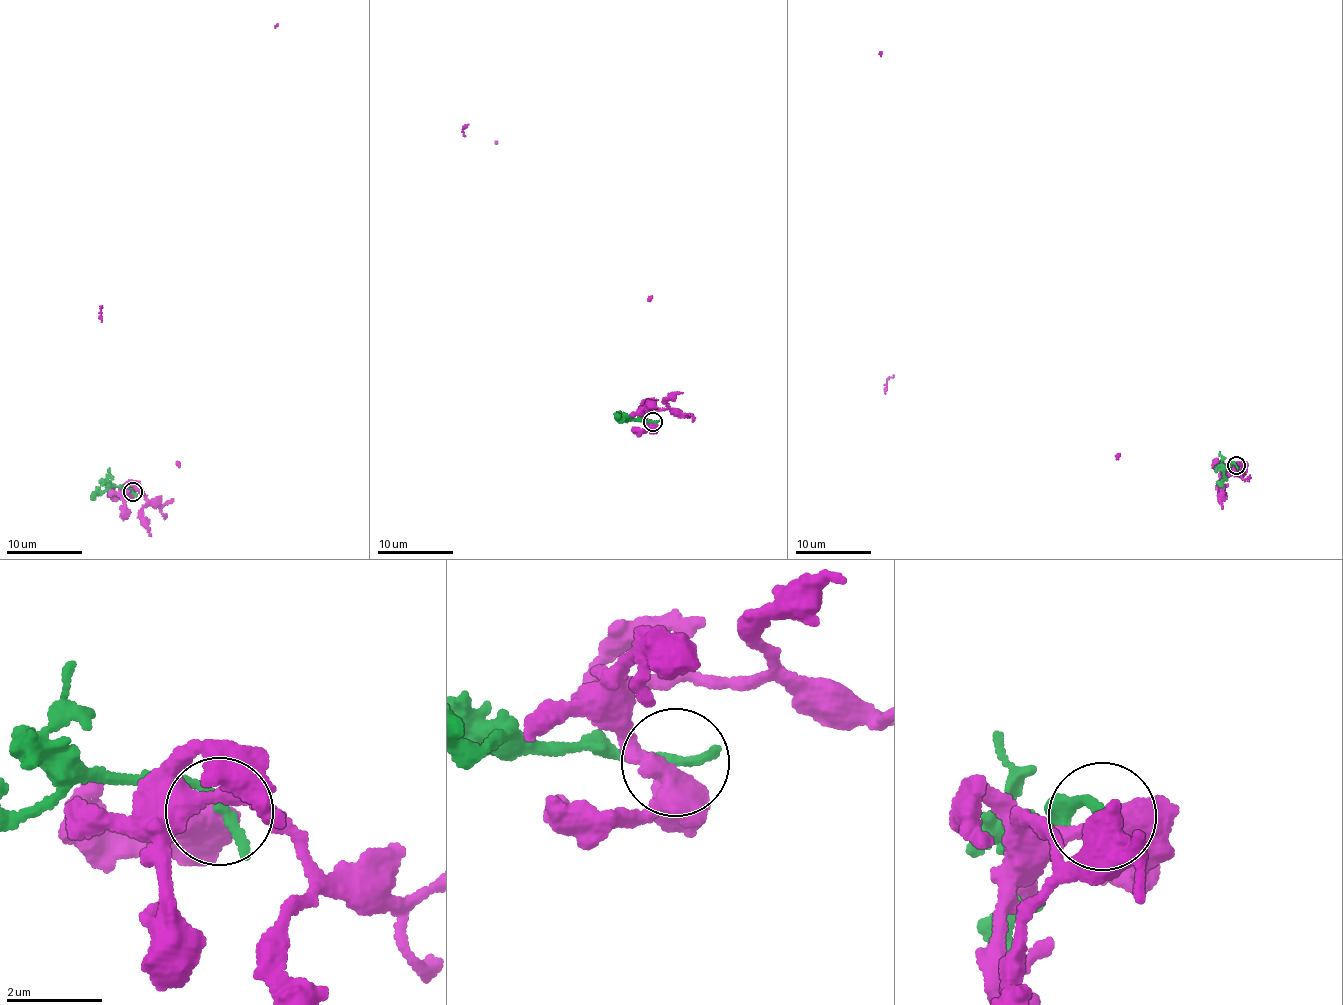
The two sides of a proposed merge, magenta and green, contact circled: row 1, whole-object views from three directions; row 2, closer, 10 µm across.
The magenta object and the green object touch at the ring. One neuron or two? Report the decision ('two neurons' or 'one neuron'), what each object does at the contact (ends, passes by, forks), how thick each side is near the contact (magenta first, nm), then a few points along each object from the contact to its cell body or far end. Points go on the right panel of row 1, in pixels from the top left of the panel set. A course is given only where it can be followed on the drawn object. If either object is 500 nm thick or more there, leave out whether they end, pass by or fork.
two neurons | 550/260 nm | magenta via (1237, 465), (1116, 456), (893, 377), (880, 52) | green via (1236, 465), (1234, 463), (1225, 468), (1220, 487)

